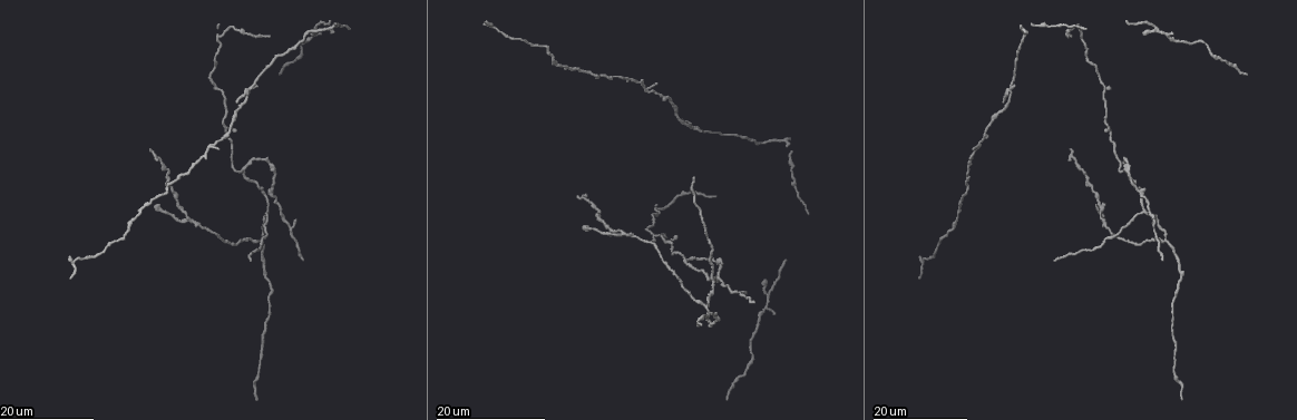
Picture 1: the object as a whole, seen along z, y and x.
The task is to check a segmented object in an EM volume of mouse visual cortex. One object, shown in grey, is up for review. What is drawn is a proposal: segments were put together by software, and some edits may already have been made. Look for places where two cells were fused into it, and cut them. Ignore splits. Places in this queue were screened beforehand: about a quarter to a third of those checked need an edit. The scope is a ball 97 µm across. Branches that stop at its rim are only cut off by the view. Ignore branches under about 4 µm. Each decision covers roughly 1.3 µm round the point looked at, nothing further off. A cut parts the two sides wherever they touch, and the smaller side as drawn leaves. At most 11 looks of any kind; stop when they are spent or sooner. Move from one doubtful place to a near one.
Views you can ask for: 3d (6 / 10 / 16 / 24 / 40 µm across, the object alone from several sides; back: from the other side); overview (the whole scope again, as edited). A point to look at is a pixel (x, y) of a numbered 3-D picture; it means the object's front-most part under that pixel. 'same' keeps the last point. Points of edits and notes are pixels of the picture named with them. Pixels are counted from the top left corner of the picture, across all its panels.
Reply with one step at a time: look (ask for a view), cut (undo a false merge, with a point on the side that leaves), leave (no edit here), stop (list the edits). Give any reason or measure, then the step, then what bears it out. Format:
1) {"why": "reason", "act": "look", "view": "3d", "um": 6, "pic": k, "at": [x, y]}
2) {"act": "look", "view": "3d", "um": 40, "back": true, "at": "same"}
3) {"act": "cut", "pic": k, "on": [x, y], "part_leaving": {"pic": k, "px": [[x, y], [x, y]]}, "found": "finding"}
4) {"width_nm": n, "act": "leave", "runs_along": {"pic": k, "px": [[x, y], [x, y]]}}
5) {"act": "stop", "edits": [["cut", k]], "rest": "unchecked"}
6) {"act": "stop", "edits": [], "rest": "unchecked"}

{"why": "branch point", "act": "look", "view": "3d", "um": 24, "pic": 1, "at": [686, 261]}

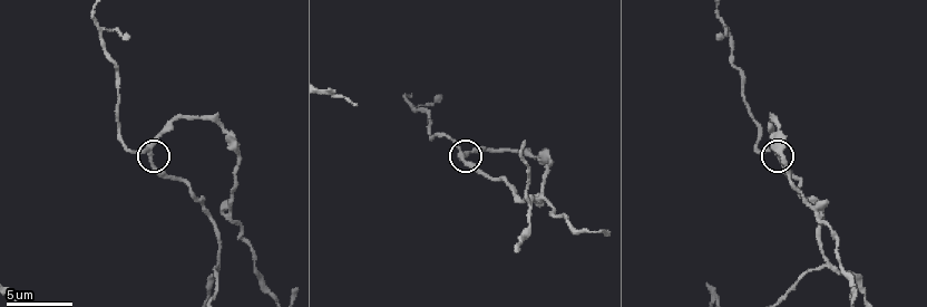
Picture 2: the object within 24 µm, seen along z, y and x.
{"act": "look", "view": "3d", "um": 10, "pic": 2, "at": [150, 155]}

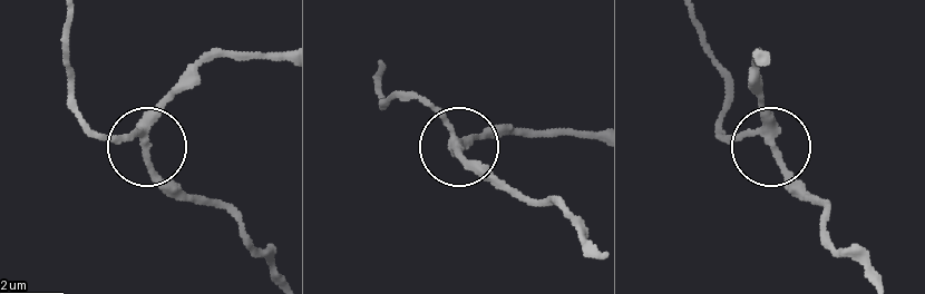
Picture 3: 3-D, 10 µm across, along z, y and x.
{"act": "cut", "pic": 3, "on": [168, 96], "part_leaving": {"pic": 3, "px": [[140, 124], [210, 59], [282, 55]]}, "found": "two cells meet here"}

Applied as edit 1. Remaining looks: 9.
{"act": "look", "view": "overview"}

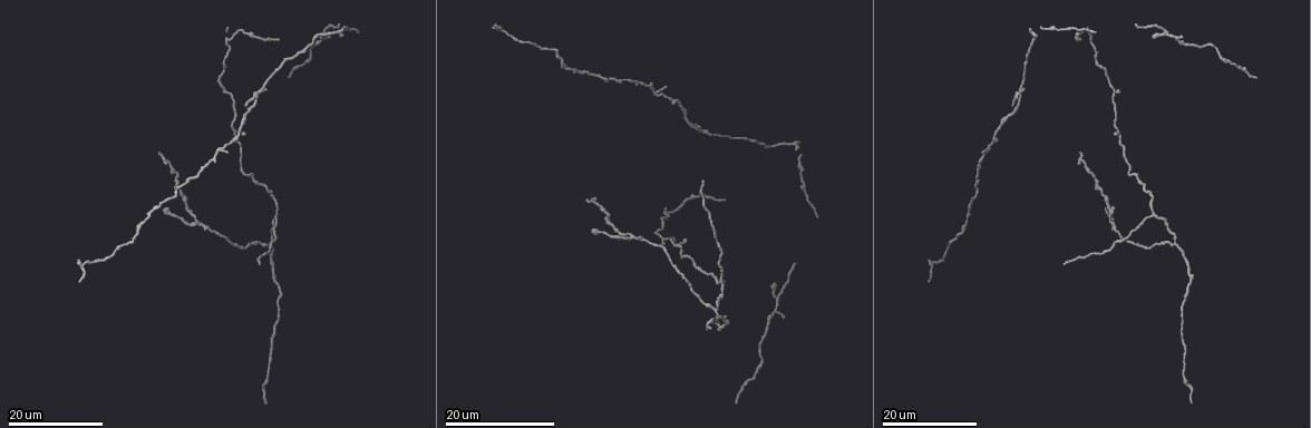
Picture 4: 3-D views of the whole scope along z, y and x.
{"why": "sudden change in width", "act": "look", "view": "3d", "um": 24, "pic": 4, "at": [1018, 93]}

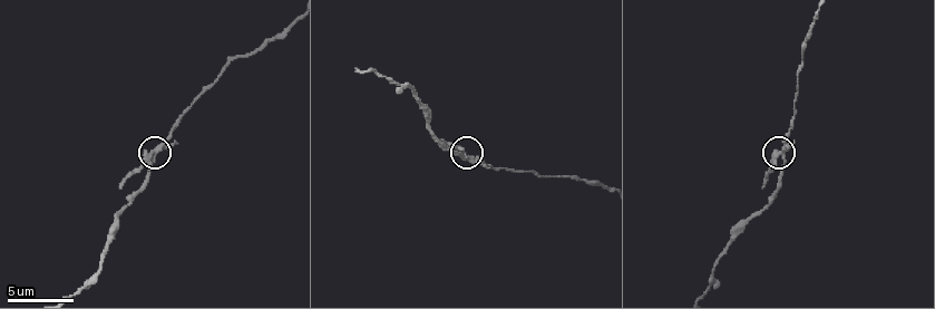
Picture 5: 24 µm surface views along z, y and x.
{"act": "look", "view": "3d", "um": 10, "pic": 5, "at": [153, 153]}

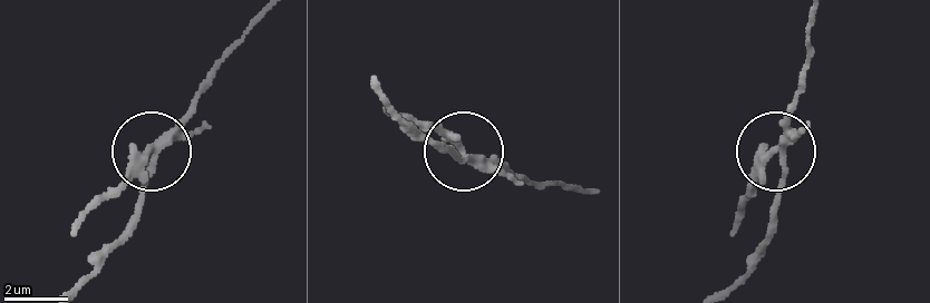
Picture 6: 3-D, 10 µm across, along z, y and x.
{"act": "look", "view": "3d", "um": 10, "back": true, "pic": 6, "at": [779, 149]}

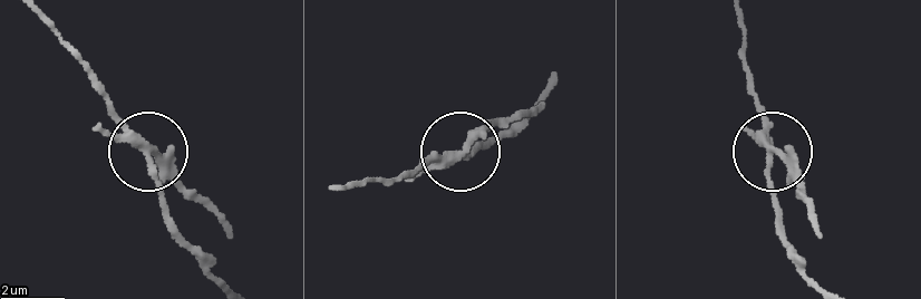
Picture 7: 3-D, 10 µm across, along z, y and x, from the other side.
{"act": "cut", "pic": 7, "on": [99, 122], "part_leaving": {"pic": 7, "px": [[141, 143], [231, 233]]}, "found": "two cells meet here"}

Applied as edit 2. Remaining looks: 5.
{"why": "branch point", "act": "look", "view": "3d", "um": 10, "pic": 2, "at": [707, 282]}

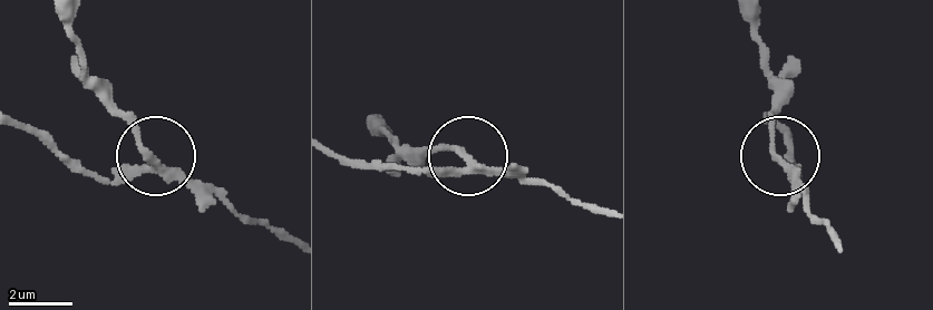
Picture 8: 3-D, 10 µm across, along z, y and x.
{"act": "look", "view": "3d", "um": 6, "pic": 8, "at": [463, 156]}

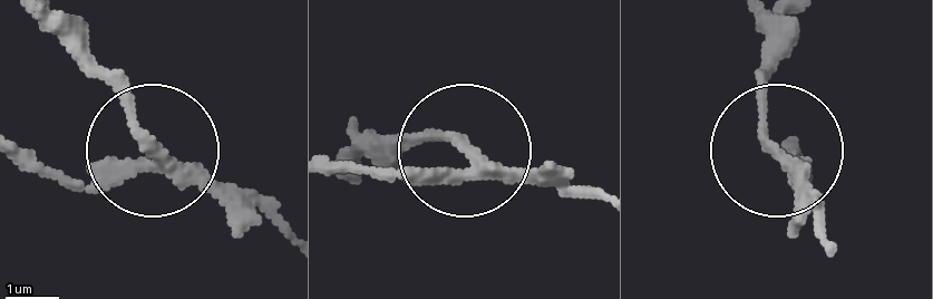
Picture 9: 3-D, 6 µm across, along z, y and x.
{"side_arm_um": 9, "arms": 3, "act": "cut", "pic": 9, "on": [141, 137], "found": "two cells meet here"}

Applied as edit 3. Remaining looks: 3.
{"act": "look", "view": "3d", "um": 16, "pic": 4, "at": [1175, 243]}

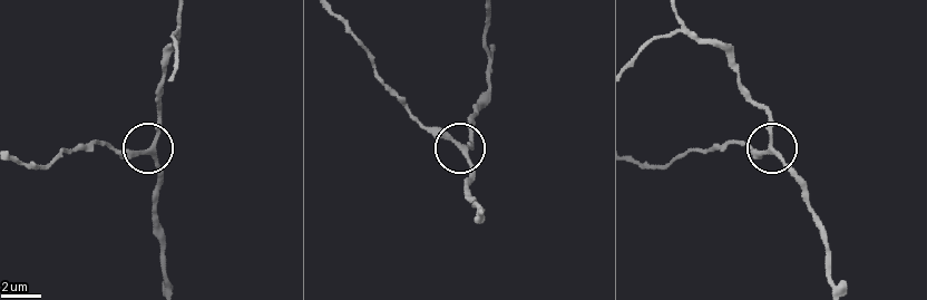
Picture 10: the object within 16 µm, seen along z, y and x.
{"why": "closer look", "act": "look", "view": "3d", "um": 10, "pic": 10, "at": [461, 147]}

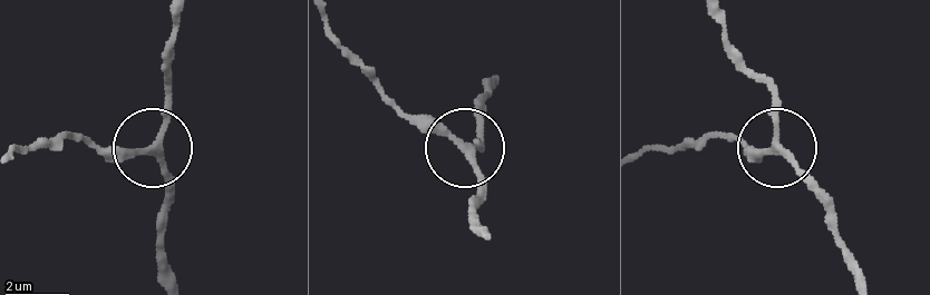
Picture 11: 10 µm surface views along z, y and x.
{"arms": 3, "act": "leave", "runs_along": {"pic": 11, "px": [[492, 77], [473, 149], [419, 128], [390, 104]]}, "found": "continuous, no second cell"}

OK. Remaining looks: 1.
{"why": "three-way junction", "act": "look", "view": "3d", "um": 10, "pic": 2, "at": [529, 203]}

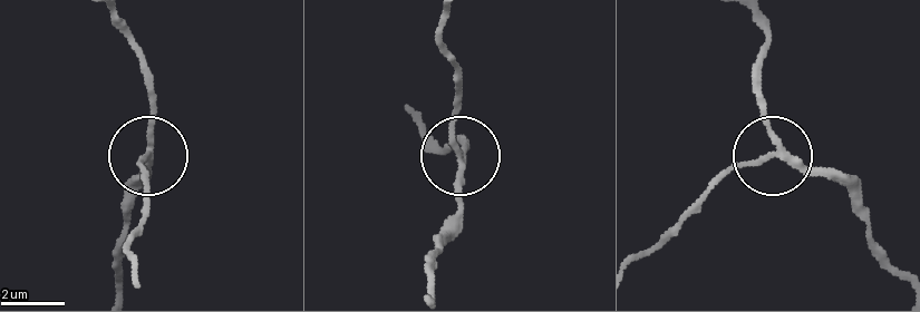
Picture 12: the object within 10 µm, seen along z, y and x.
{"width_nm": 190, "act": "leave", "runs_along": {"pic": 12, "px": [[757, 21], [768, 38], [771, 149], [723, 174], [685, 211]]}, "found": "continuous, no second cell"}

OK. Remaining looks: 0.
{"act": "stop", "edits": [["cut", 3], ["cut", 7], ["cut", 9]], "rest": "unchecked"}

